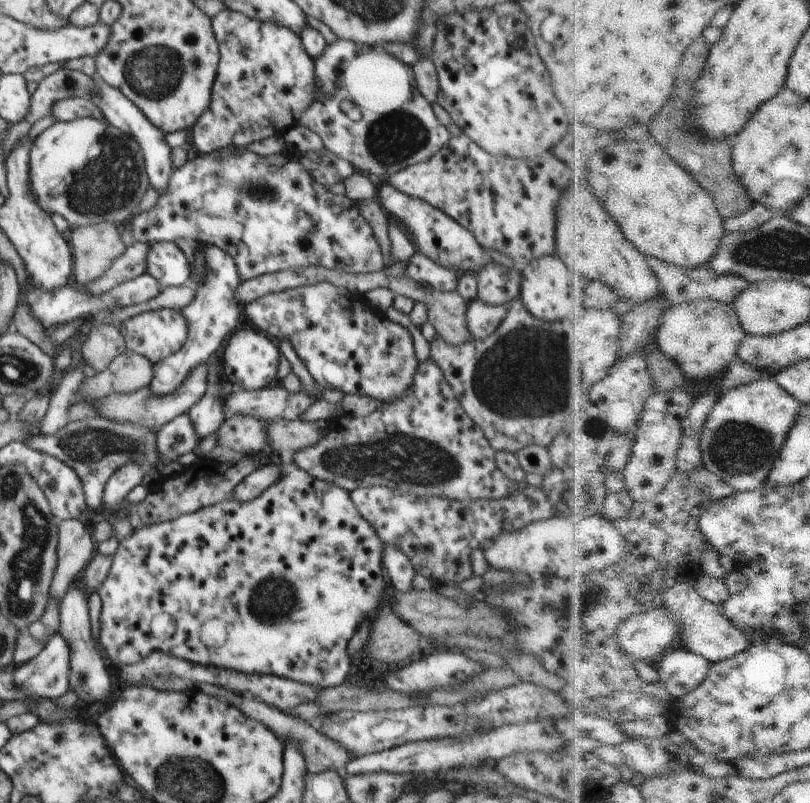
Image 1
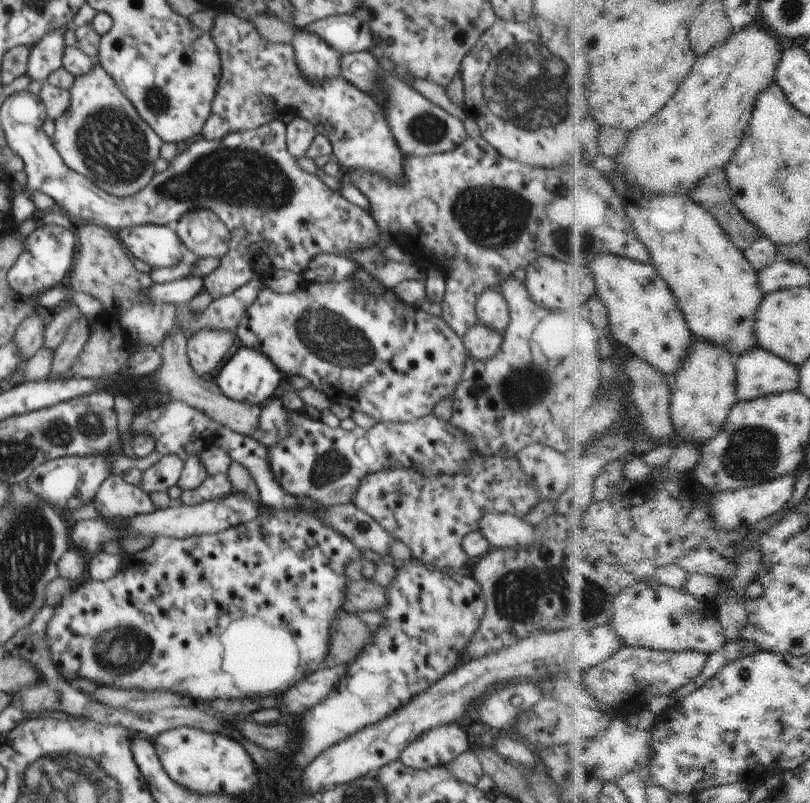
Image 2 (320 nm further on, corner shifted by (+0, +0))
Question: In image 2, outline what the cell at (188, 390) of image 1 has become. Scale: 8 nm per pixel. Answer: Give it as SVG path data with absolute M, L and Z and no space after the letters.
M213 328L200 329L188 336L187 355L190 366L198 376L214 372L224 356L228 356L234 337L235 333Z

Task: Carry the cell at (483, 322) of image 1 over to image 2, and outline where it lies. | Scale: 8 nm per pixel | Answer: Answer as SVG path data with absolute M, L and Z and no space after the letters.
M476 324L462 338L469 356L479 361L488 361L500 350L503 335Z

